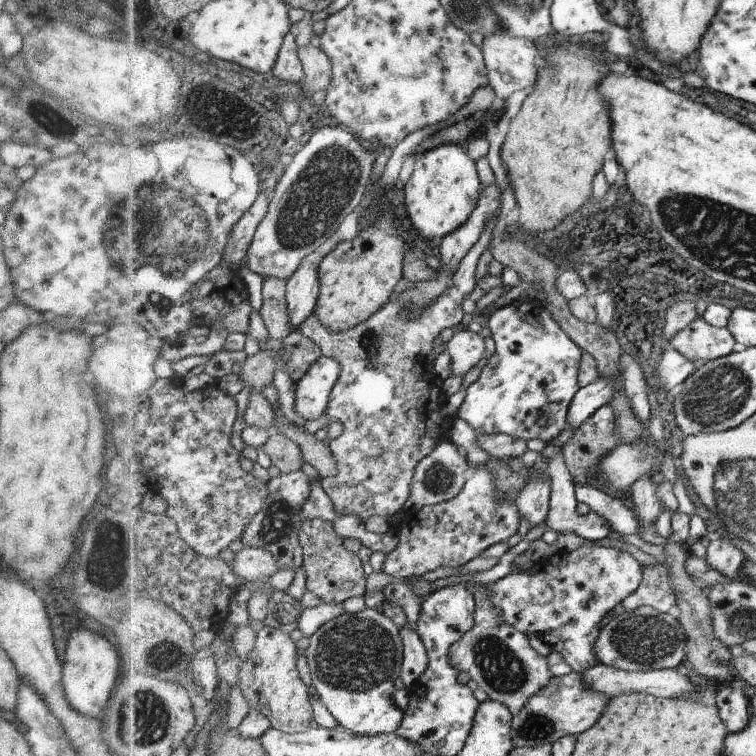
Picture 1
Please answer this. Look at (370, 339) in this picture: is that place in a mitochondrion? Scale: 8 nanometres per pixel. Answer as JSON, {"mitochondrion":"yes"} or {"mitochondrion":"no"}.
{"mitochondrion":"yes"}

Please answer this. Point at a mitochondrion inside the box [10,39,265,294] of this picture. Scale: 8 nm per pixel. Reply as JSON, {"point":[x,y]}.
{"point":[44,115]}

